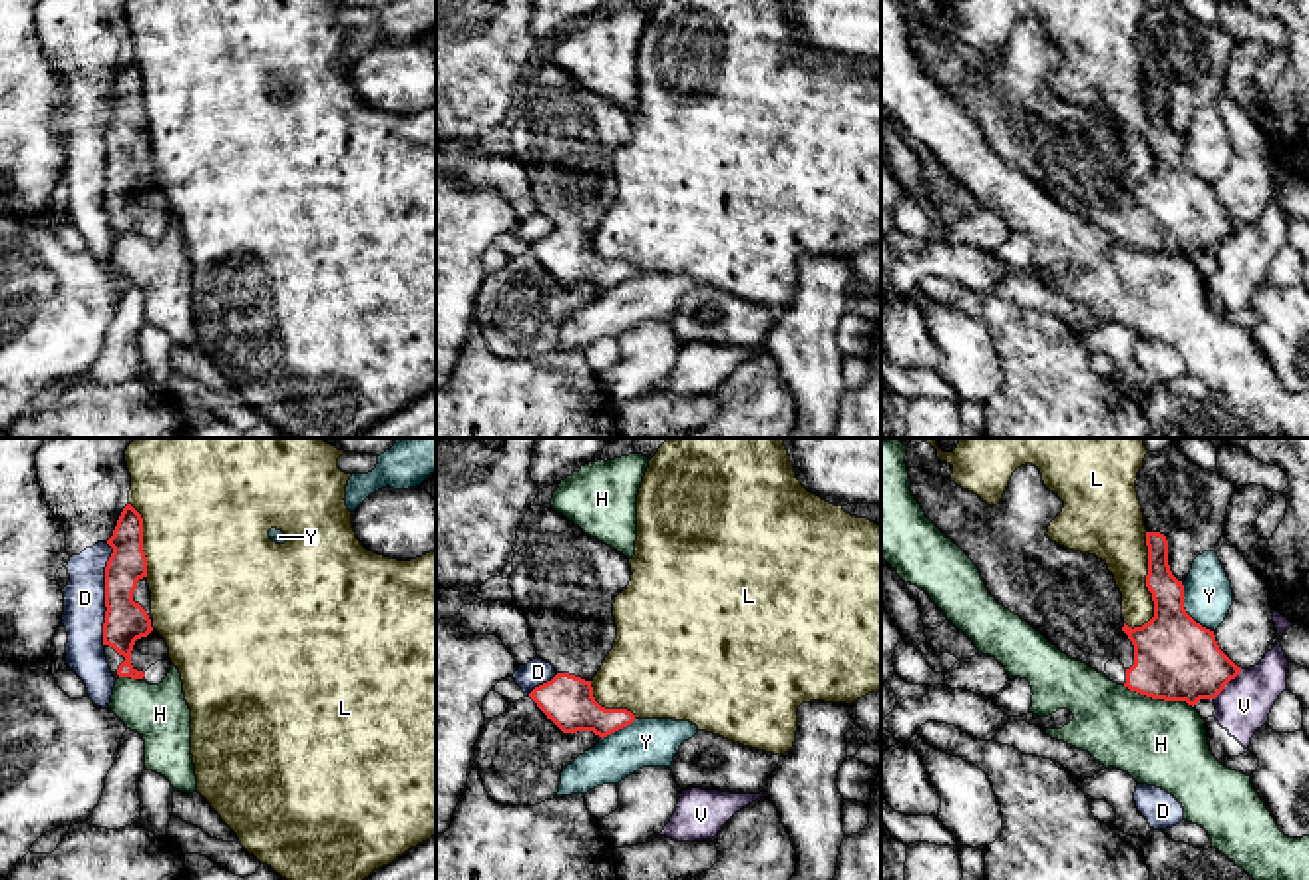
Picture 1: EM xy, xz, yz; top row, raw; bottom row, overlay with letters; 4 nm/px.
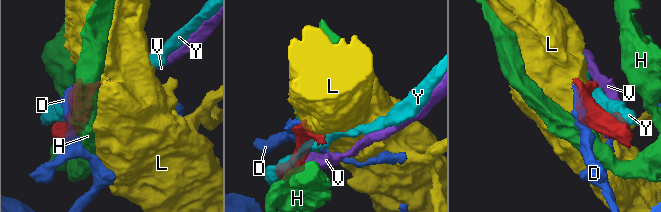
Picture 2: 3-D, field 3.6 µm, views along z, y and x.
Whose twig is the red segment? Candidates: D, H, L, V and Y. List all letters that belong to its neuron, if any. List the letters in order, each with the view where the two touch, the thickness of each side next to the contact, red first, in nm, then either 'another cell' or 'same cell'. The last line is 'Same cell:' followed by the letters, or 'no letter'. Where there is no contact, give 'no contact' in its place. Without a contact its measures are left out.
D: meets red in xy; 170 nm thick on the red side, 180 nm on the other; another cell
H: meets red in yz; 340 nm thick on the red side, 360 nm on the other; another cell
L: meets red in yz; 240 nm thick on the red side, 240 nm on the other; another cell
V: meets red in yz; 340 nm thick on the red side, 220 nm on the other; another cell
Y: meets red in yz; 340 nm thick on the red side, 200 nm on the other; another cell
Same cell: no letter

